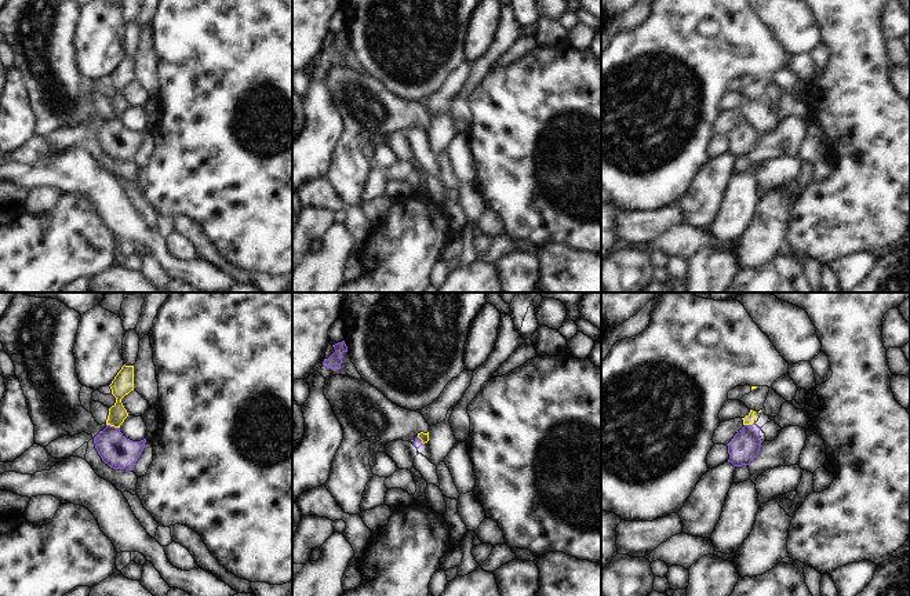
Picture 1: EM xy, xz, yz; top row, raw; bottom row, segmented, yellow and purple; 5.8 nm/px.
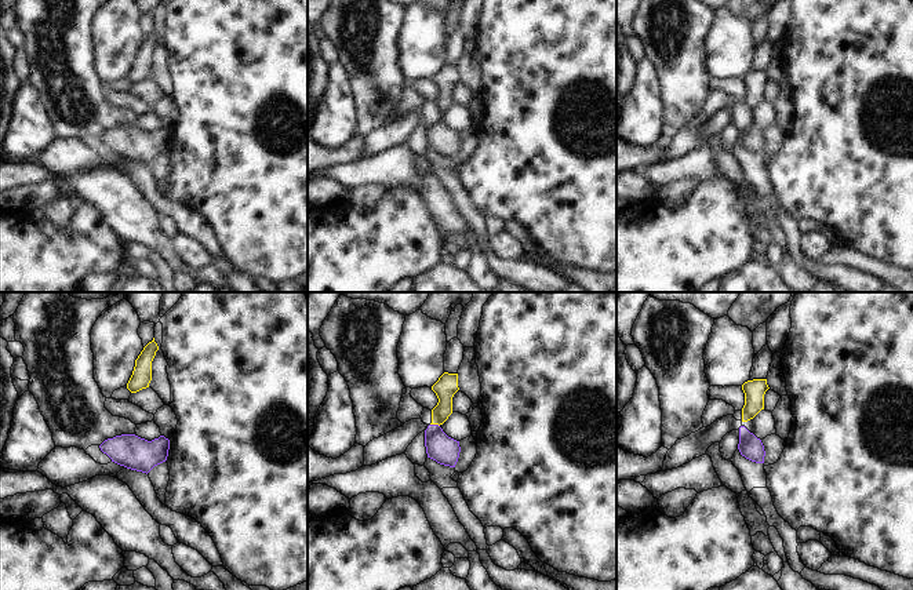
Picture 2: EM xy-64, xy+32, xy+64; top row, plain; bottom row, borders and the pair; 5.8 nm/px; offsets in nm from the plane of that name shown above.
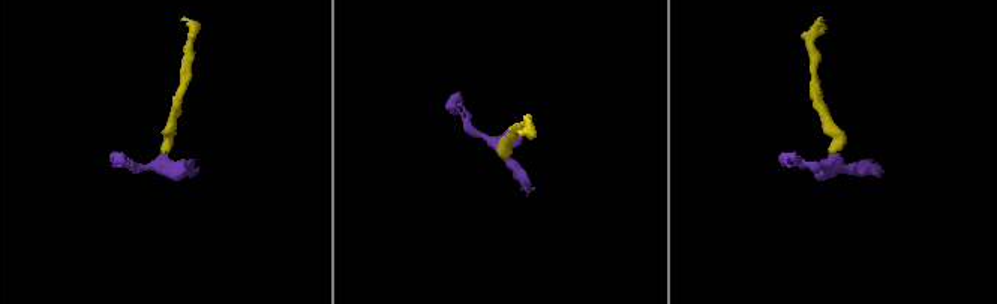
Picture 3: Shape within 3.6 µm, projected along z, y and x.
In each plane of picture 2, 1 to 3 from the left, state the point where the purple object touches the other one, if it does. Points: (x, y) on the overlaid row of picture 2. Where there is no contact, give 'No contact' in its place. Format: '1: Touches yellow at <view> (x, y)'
1: No contact
2: Touches yellow at xy+32 (435, 423)
3: No contact

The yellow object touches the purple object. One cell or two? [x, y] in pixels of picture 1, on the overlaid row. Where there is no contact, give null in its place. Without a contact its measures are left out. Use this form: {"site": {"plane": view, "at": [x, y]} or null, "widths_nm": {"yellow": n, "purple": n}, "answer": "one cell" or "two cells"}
{"site": {"plane": "xy", "at": [113, 425]}, "widths_nm": {"yellow": 120, "purple": 190}, "answer": "two cells"}

